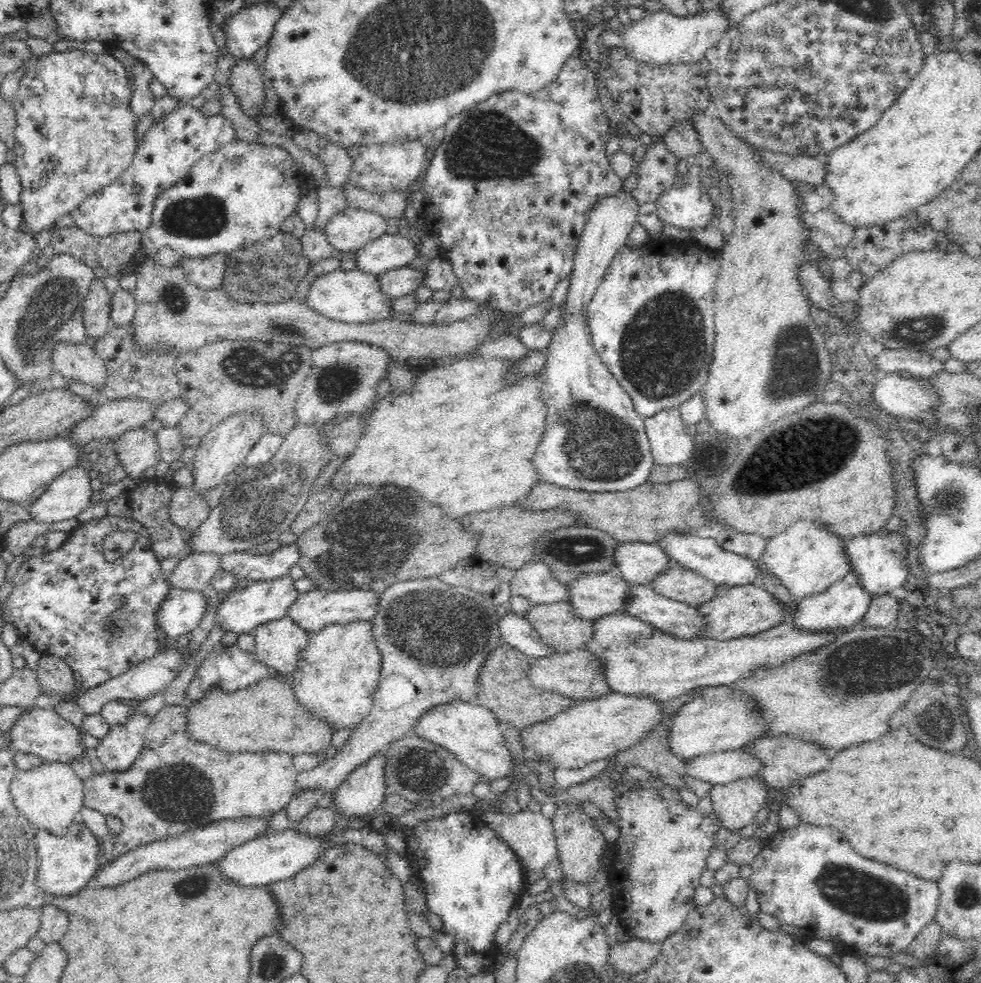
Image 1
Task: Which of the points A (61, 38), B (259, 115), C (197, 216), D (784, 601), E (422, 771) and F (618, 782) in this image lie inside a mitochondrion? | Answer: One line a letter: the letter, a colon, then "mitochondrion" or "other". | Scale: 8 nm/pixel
A: other
B: other
C: mitochondrion
D: other
E: mitochondrion
F: other

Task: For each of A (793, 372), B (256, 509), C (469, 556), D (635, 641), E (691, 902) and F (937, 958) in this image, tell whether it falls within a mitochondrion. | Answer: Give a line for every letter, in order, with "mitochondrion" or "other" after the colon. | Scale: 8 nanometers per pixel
A: mitochondrion
B: mitochondrion
C: other
D: mitochondrion
E: other
F: other

